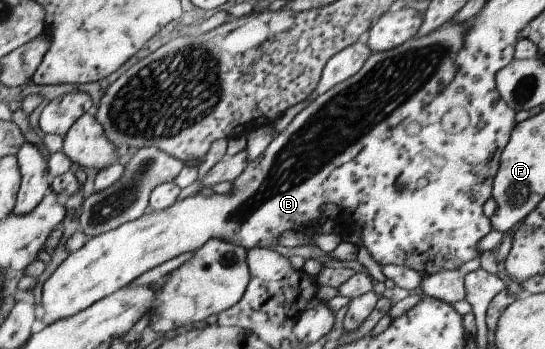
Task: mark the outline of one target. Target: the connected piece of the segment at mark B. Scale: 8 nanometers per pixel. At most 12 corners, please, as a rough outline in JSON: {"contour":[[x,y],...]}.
{"contour":[[471,21],[315,98],[231,183],[92,237],[44,327],[207,240],[270,248],[322,183],[453,79]]}

